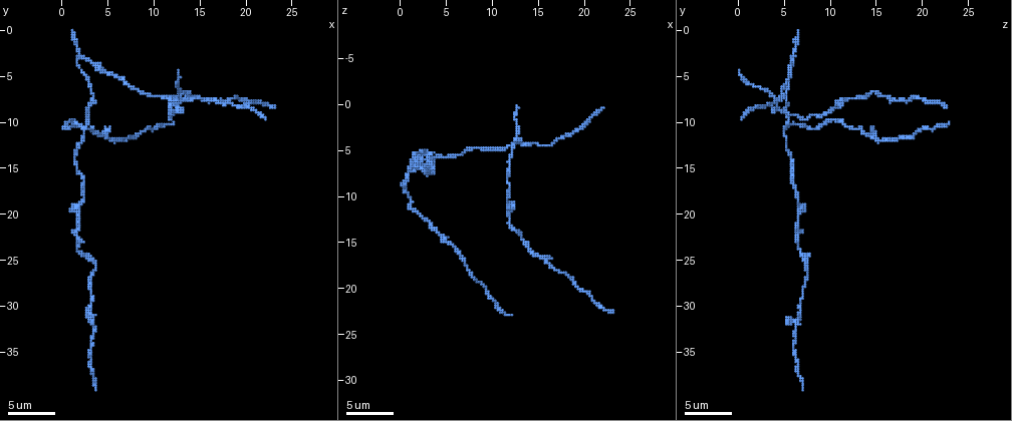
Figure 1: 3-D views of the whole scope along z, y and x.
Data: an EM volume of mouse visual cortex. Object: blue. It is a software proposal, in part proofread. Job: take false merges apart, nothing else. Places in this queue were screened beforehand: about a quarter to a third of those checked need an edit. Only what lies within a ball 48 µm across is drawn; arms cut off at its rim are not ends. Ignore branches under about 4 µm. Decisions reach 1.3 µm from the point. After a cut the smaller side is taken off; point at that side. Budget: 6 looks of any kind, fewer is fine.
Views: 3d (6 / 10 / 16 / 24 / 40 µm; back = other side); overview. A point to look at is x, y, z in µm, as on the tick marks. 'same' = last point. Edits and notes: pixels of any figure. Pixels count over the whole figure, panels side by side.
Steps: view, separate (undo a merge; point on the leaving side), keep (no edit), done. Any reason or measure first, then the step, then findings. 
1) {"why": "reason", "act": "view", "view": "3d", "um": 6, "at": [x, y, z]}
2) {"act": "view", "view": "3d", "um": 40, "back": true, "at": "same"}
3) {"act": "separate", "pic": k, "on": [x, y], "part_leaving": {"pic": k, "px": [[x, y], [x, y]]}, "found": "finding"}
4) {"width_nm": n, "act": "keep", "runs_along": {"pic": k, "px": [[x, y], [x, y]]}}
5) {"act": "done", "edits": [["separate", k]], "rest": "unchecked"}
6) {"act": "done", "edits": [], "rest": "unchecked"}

{"why": "small branch off a trunk", "act": "view", "view": "3d", "um": 16, "at": [3.6, 32.4, 6.2]}

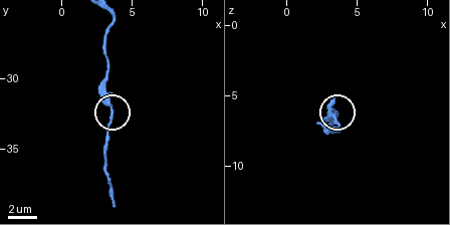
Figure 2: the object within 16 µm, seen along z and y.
{"act": "view", "view": "3d", "um": 6, "at": "same"}

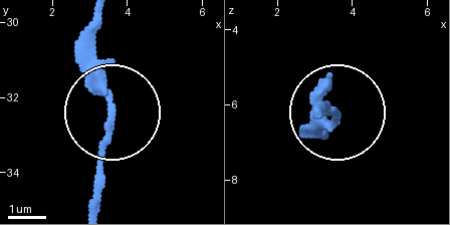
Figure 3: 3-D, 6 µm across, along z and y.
{"arms": 3, "act": "keep", "runs_along": {"pic": 3, "px": [[97, 20], [97, 58], [117, 117], [97, 203]]}, "found": "one neuron here"}

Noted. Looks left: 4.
{"why": "a fork", "act": "view", "view": "3d", "um": 16, "at": [2.2, 10.6, 5.0]}

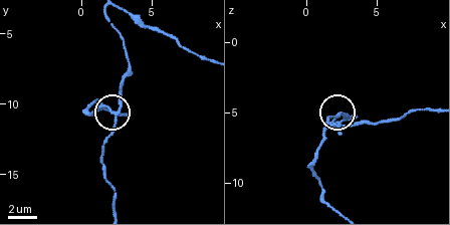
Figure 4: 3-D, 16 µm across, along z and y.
{"arms": 3, "act": "separate", "pic": 4, "on": [96, 107], "found": "a second neuron is stuck on"}

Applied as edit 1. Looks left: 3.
{"why": "four or more arms meet", "act": "view", "view": "3d", "um": 6, "at": [12.6, 8.2, 4.2]}

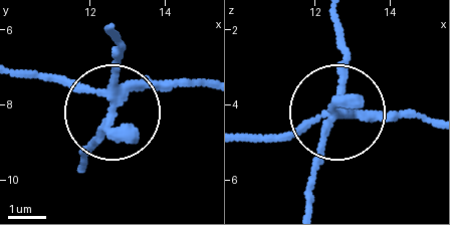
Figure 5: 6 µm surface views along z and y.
{"arms": 4, "act": "separate", "pic": 5, "on": [122, 51], "part_leaving": {"pic": 5, "px": [[115, 95], [85, 157]]}, "found": "a second neuron is stuck on"}

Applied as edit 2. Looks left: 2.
{"act": "done", "edits": [["separate", 4], ["separate", 5]], "rest": "unchecked"}

